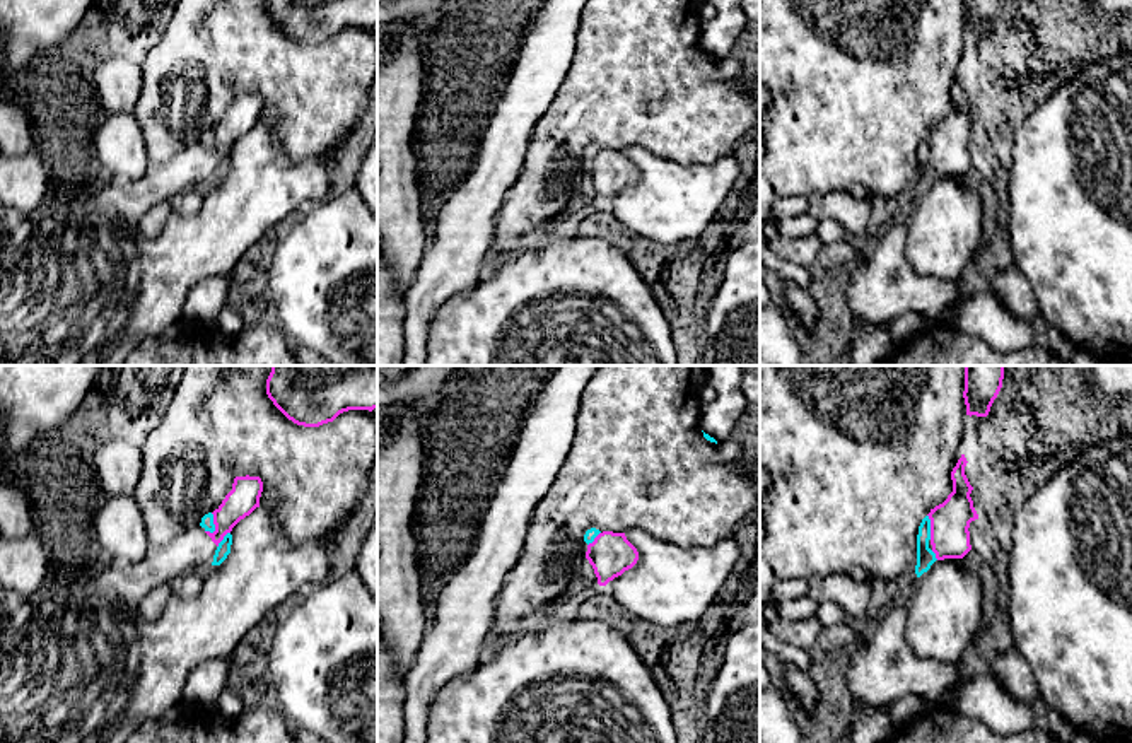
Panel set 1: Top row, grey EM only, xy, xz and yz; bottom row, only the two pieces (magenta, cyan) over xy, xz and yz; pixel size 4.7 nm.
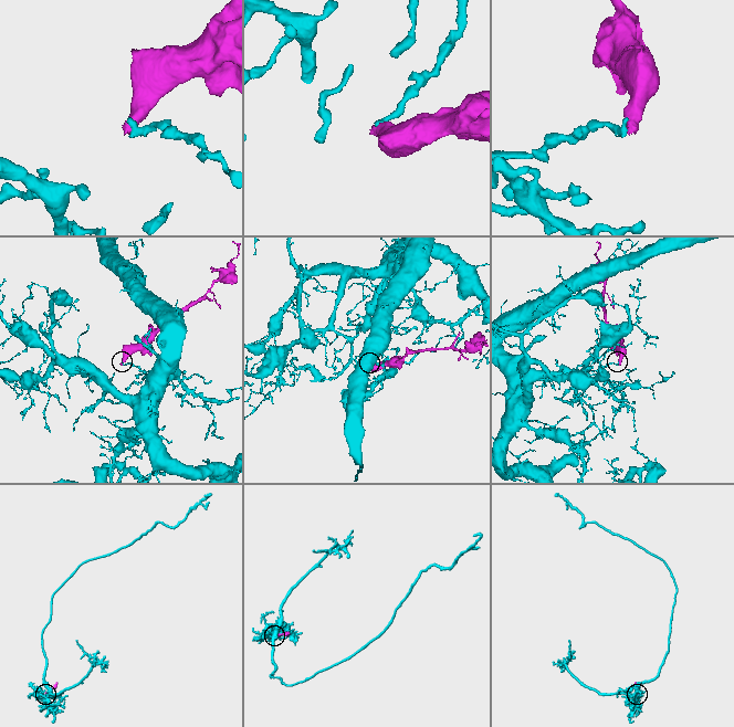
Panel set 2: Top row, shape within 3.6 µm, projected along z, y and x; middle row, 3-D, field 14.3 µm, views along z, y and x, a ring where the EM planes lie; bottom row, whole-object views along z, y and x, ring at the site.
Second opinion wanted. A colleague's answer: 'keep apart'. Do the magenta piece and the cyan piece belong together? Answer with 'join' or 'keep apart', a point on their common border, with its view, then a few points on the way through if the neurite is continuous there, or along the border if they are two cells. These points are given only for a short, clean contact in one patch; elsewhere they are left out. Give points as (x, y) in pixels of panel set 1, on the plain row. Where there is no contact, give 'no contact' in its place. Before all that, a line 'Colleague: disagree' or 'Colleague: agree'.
Colleague: agree
keep apart; contact xy (214, 140); border xy (210, 130), (212, 151)

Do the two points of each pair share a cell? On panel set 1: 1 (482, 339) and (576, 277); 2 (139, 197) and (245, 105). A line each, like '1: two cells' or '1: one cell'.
1: one cell
2: one cell

